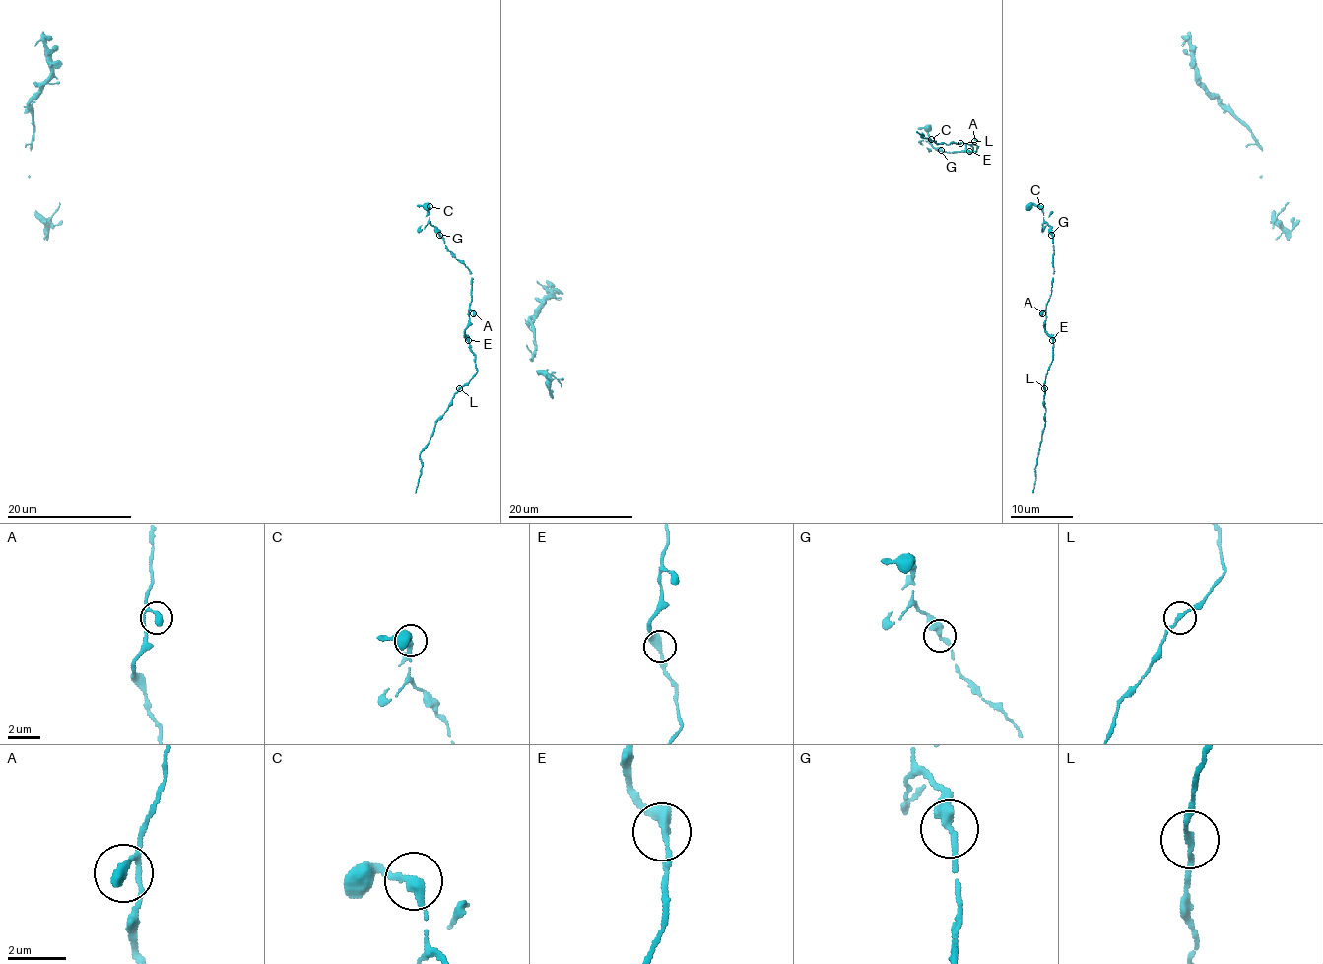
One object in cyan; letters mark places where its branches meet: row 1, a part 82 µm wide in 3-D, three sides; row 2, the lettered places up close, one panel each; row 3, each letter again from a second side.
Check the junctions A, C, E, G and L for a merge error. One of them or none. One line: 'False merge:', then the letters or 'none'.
False merge: none

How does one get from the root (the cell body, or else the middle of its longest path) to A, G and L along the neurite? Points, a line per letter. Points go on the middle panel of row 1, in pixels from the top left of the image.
A: (918, 128), (928, 133), (935, 149), (947, 152), (973, 152), (971, 144), (974, 141)
G: (918, 128), (924, 130), (931, 144), (940, 151)
L: (918, 128), (928, 133), (935, 149), (973, 152), (969, 144), (966, 149), (974, 152), (977, 147), (960, 143)

